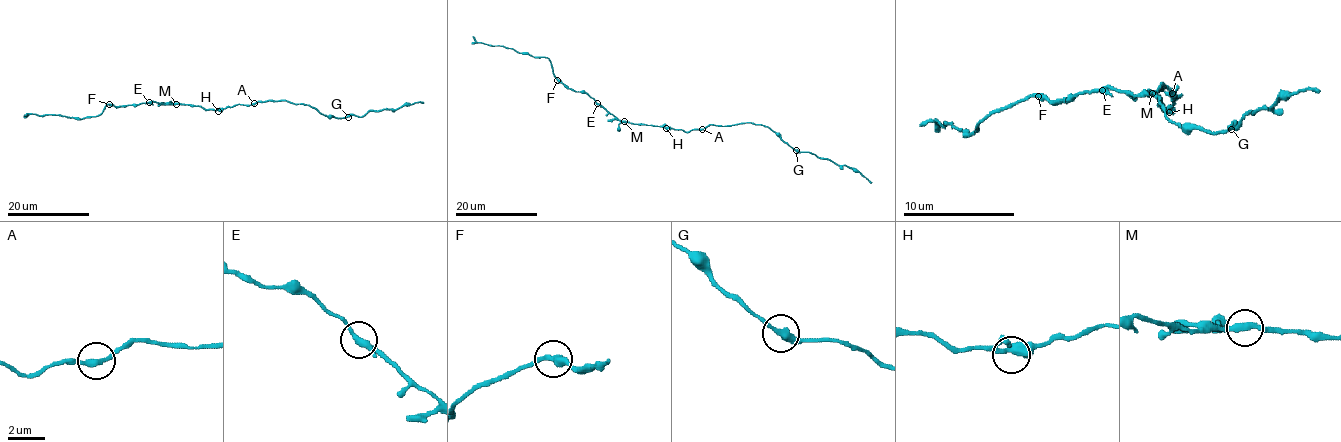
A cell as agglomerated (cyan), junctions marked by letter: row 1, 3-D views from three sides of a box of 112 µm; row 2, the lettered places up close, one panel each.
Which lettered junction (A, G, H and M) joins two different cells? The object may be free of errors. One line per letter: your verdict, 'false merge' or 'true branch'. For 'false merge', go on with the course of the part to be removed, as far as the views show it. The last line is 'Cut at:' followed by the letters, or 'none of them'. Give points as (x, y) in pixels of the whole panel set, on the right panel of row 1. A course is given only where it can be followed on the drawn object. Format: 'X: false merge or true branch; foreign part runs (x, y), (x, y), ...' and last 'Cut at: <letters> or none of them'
A: true branch
G: true branch
H: true branch
M: true branch
Cut at: none of them

